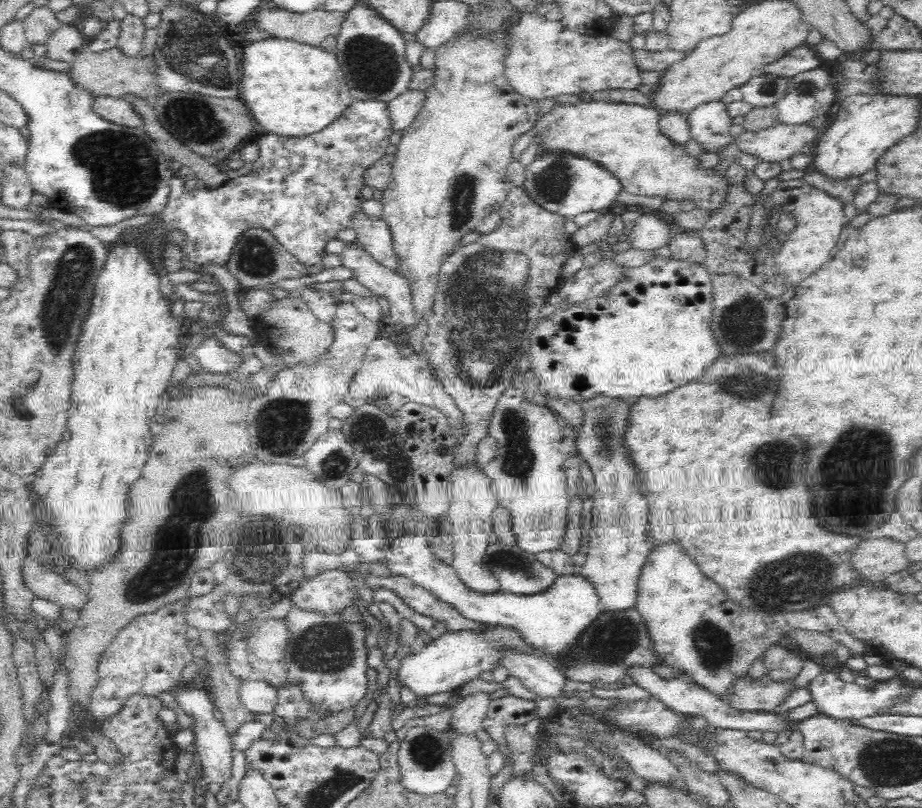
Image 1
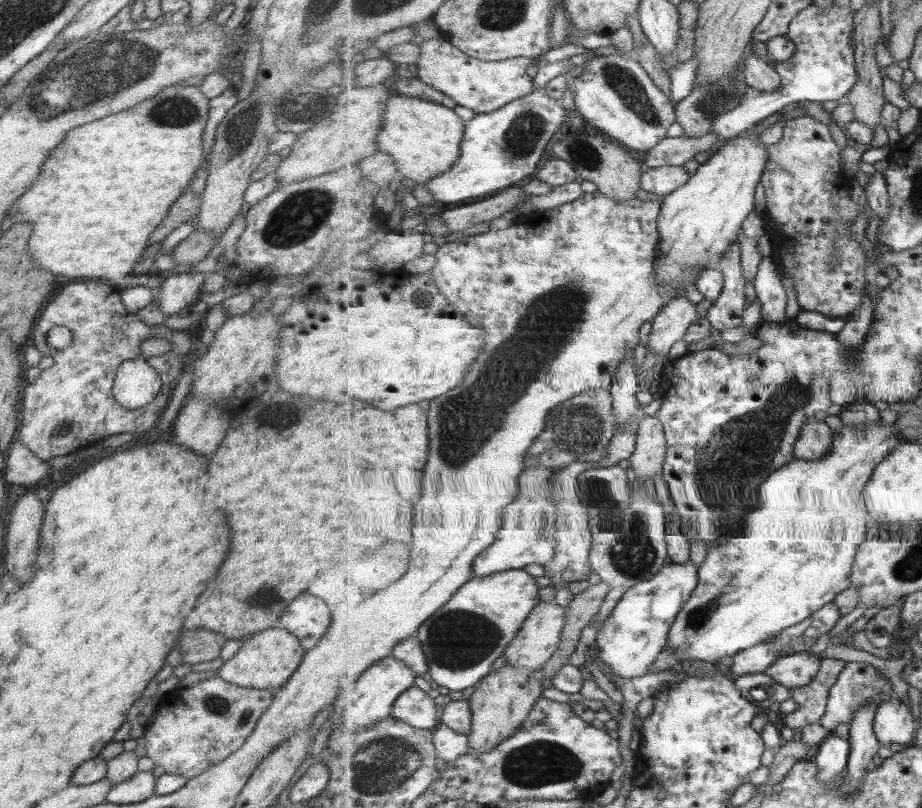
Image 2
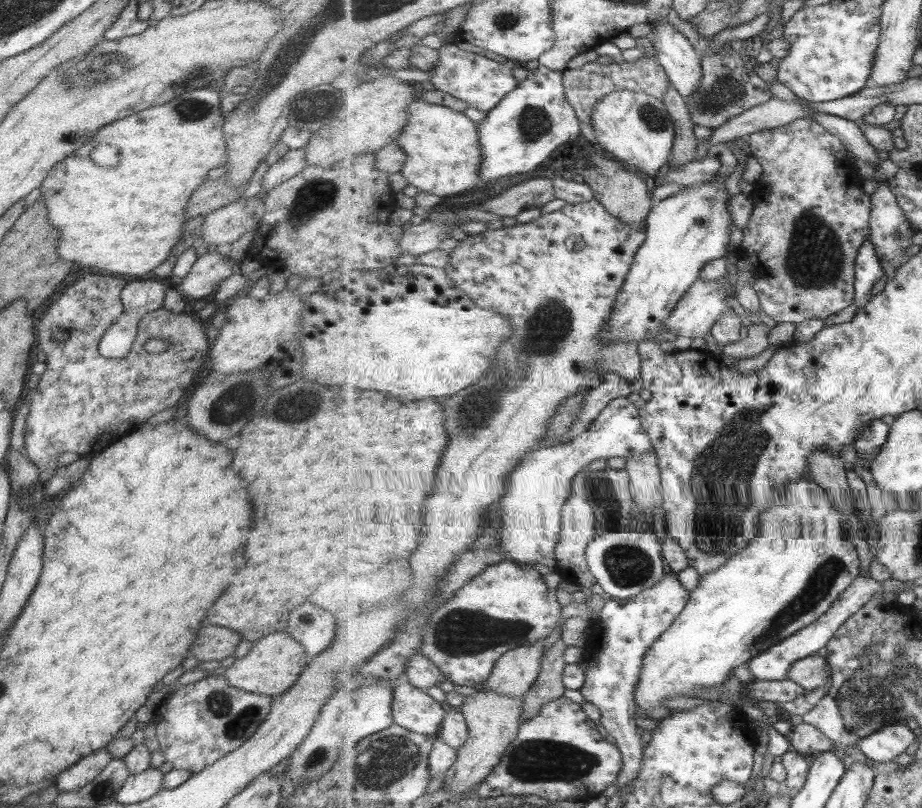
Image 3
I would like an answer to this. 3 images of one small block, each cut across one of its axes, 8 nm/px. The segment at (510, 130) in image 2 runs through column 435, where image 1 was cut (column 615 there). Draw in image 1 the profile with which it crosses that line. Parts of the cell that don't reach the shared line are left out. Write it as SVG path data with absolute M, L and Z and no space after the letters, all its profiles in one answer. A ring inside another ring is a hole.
M567 154L538 155L526 167L526 181L522 186L528 197L547 212L572 219L584 212L600 212L609 208L623 189L620 182L598 164Z

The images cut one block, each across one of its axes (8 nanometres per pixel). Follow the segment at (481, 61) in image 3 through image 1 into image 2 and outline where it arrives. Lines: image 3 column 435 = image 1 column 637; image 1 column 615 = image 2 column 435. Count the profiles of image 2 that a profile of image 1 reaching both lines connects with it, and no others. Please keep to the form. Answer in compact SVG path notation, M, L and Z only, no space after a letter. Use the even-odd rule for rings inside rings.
M442 37L426 39L421 43L421 58L417 65L417 77L443 94L450 96L458 105L471 108L477 114L495 112L514 100L529 96L535 85L527 68L537 61L531 57L487 61L467 55L462 49Z

